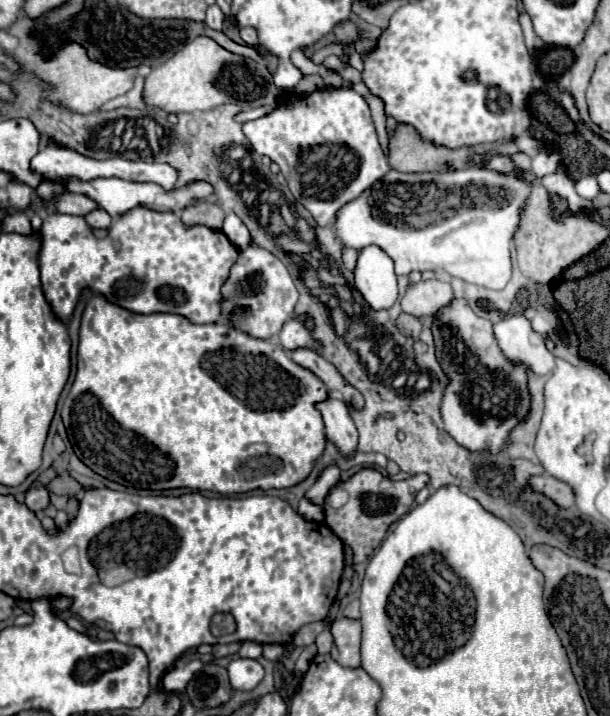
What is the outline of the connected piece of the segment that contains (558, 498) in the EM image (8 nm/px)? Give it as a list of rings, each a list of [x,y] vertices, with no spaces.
[[[532,477],[530,481],[530,487],[548,495],[550,499],[554,499],[560,507],[572,507],[576,503],[576,495],[572,491],[572,487],[568,487],[568,483],[564,481],[558,481],[554,477]]]

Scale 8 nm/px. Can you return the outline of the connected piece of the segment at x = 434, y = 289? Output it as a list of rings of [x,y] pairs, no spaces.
[[[440,279],[420,281],[414,287],[410,287],[402,299],[404,313],[410,313],[414,317],[432,317],[440,307],[448,307],[452,303],[454,291],[452,285]]]

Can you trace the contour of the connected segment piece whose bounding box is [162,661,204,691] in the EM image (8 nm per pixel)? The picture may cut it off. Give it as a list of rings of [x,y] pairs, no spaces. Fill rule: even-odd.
[[[188,661],[186,665],[174,665],[164,677],[162,677],[162,689],[172,689],[172,691],[184,691],[188,681],[196,671],[204,667],[202,661]]]

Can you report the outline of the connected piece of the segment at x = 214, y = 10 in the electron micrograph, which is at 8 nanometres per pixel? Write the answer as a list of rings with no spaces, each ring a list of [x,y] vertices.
[[[210,5],[206,11],[206,25],[212,29],[222,29],[222,23],[224,23],[224,13],[220,11],[220,7]]]

